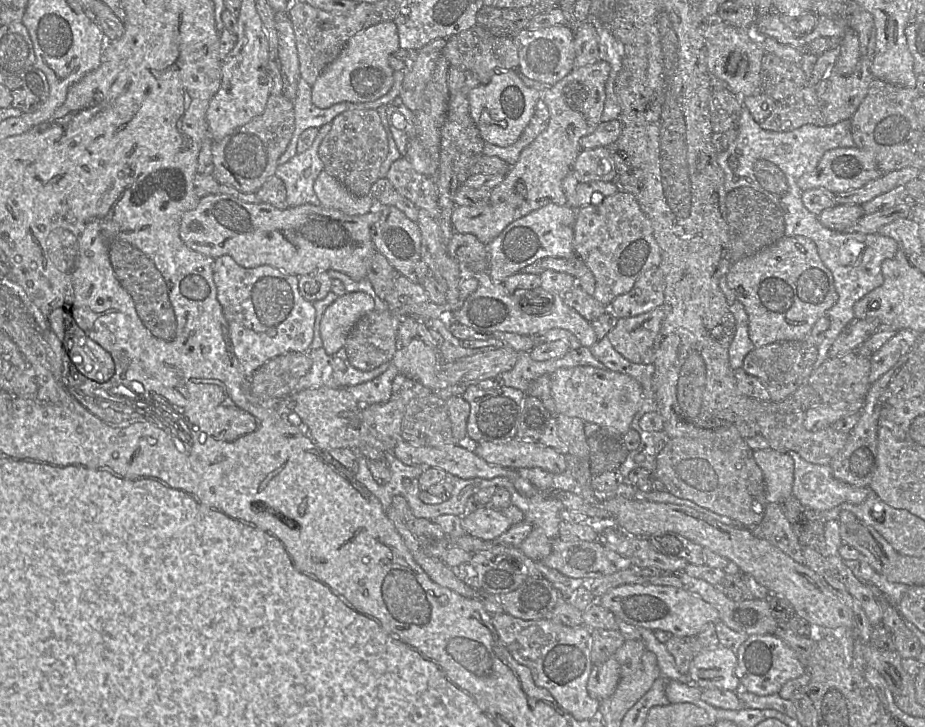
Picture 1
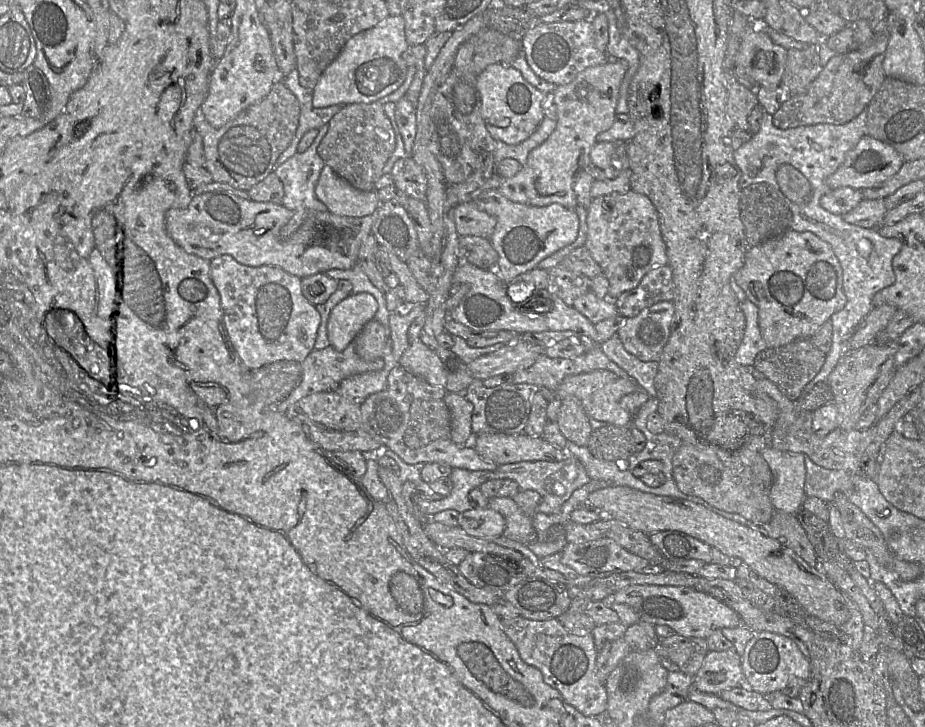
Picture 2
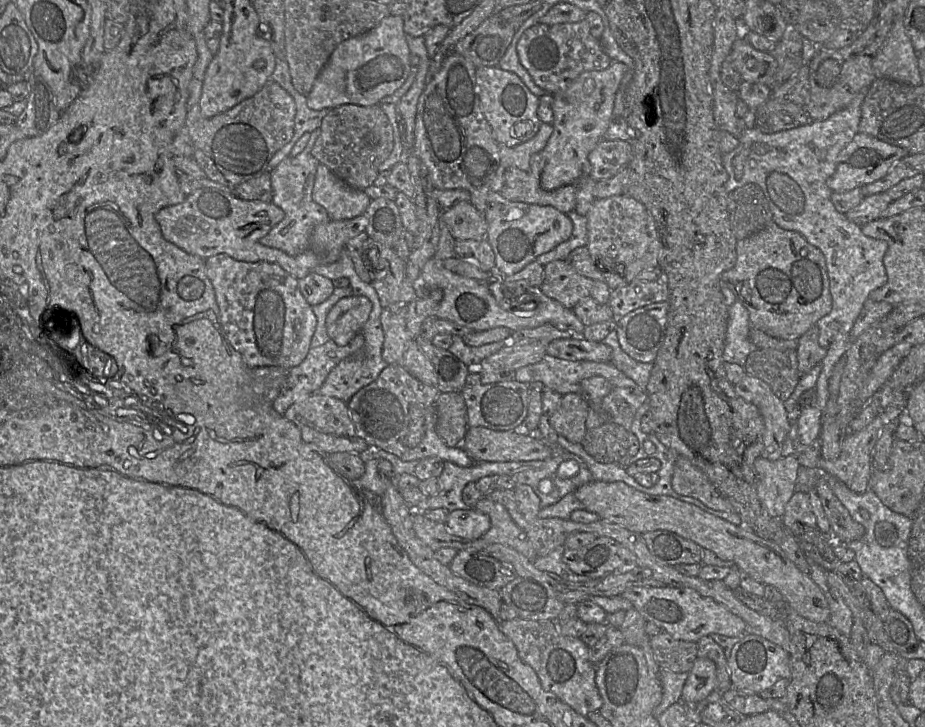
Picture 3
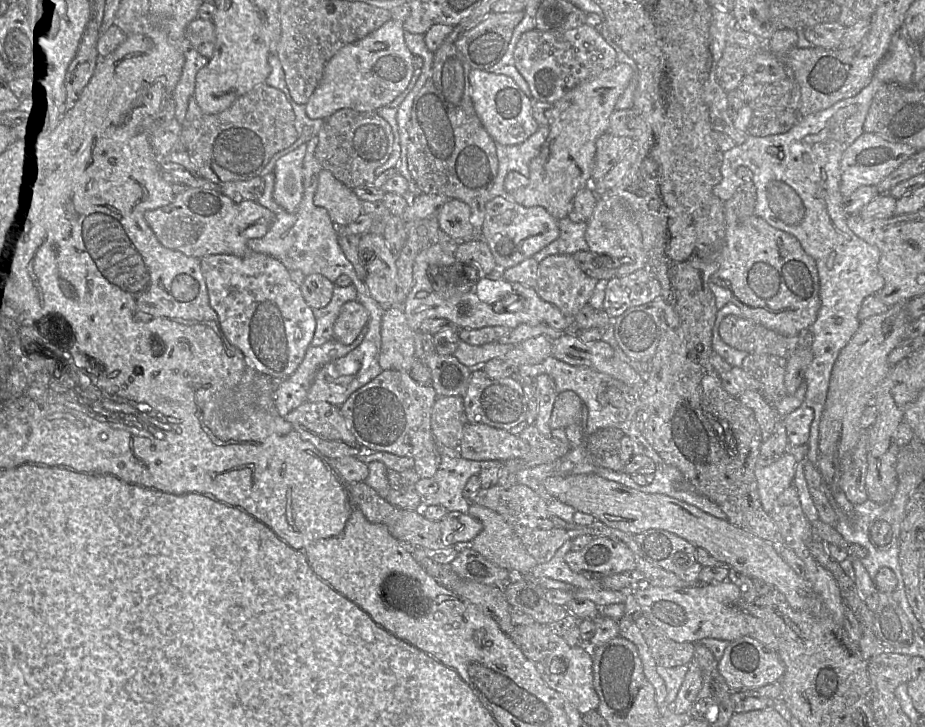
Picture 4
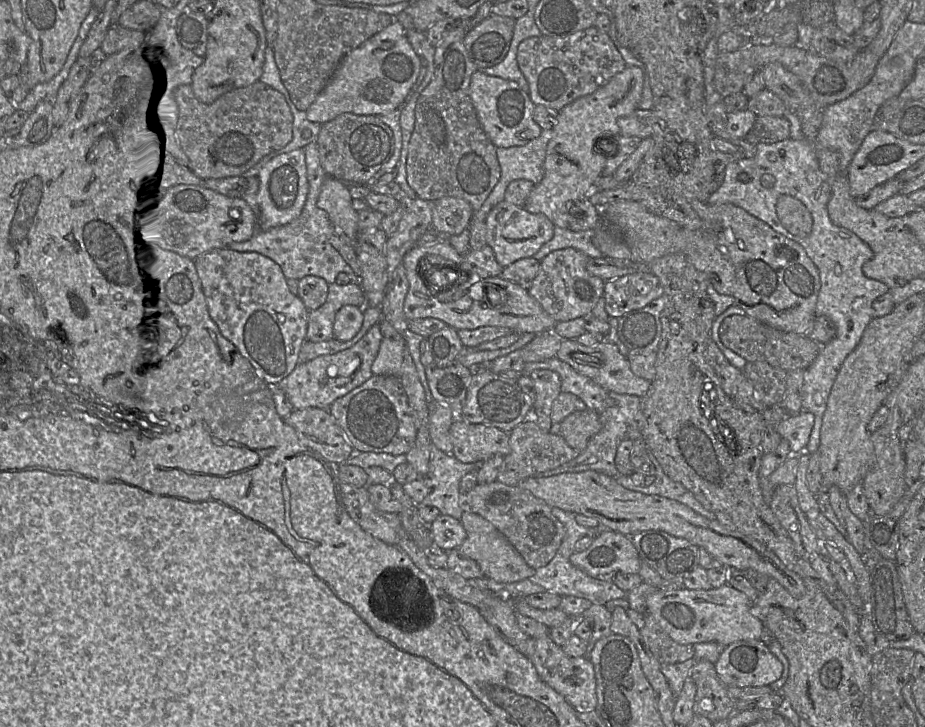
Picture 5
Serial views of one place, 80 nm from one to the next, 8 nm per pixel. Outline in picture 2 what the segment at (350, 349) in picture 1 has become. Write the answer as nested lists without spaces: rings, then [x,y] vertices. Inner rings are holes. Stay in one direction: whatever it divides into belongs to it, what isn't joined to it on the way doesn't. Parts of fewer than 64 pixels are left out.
[[[376,319],[368,321],[353,340],[357,355],[365,361],[389,355],[387,329]]]

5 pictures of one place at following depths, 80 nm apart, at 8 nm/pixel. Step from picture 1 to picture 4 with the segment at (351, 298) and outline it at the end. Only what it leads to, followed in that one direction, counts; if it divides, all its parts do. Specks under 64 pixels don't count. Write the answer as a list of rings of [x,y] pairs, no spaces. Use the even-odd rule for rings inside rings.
[[[358,301],[344,303],[332,326],[332,337],[343,344],[352,343],[369,321],[368,310]]]

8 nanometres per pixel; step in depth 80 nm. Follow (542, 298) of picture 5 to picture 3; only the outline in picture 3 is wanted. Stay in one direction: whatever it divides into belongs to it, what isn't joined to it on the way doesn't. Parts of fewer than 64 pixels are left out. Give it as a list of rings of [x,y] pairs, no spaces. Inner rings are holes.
[[[553,260],[543,265],[543,277],[539,288],[547,297],[573,309],[582,298],[589,295],[592,281],[575,271],[566,260]]]

